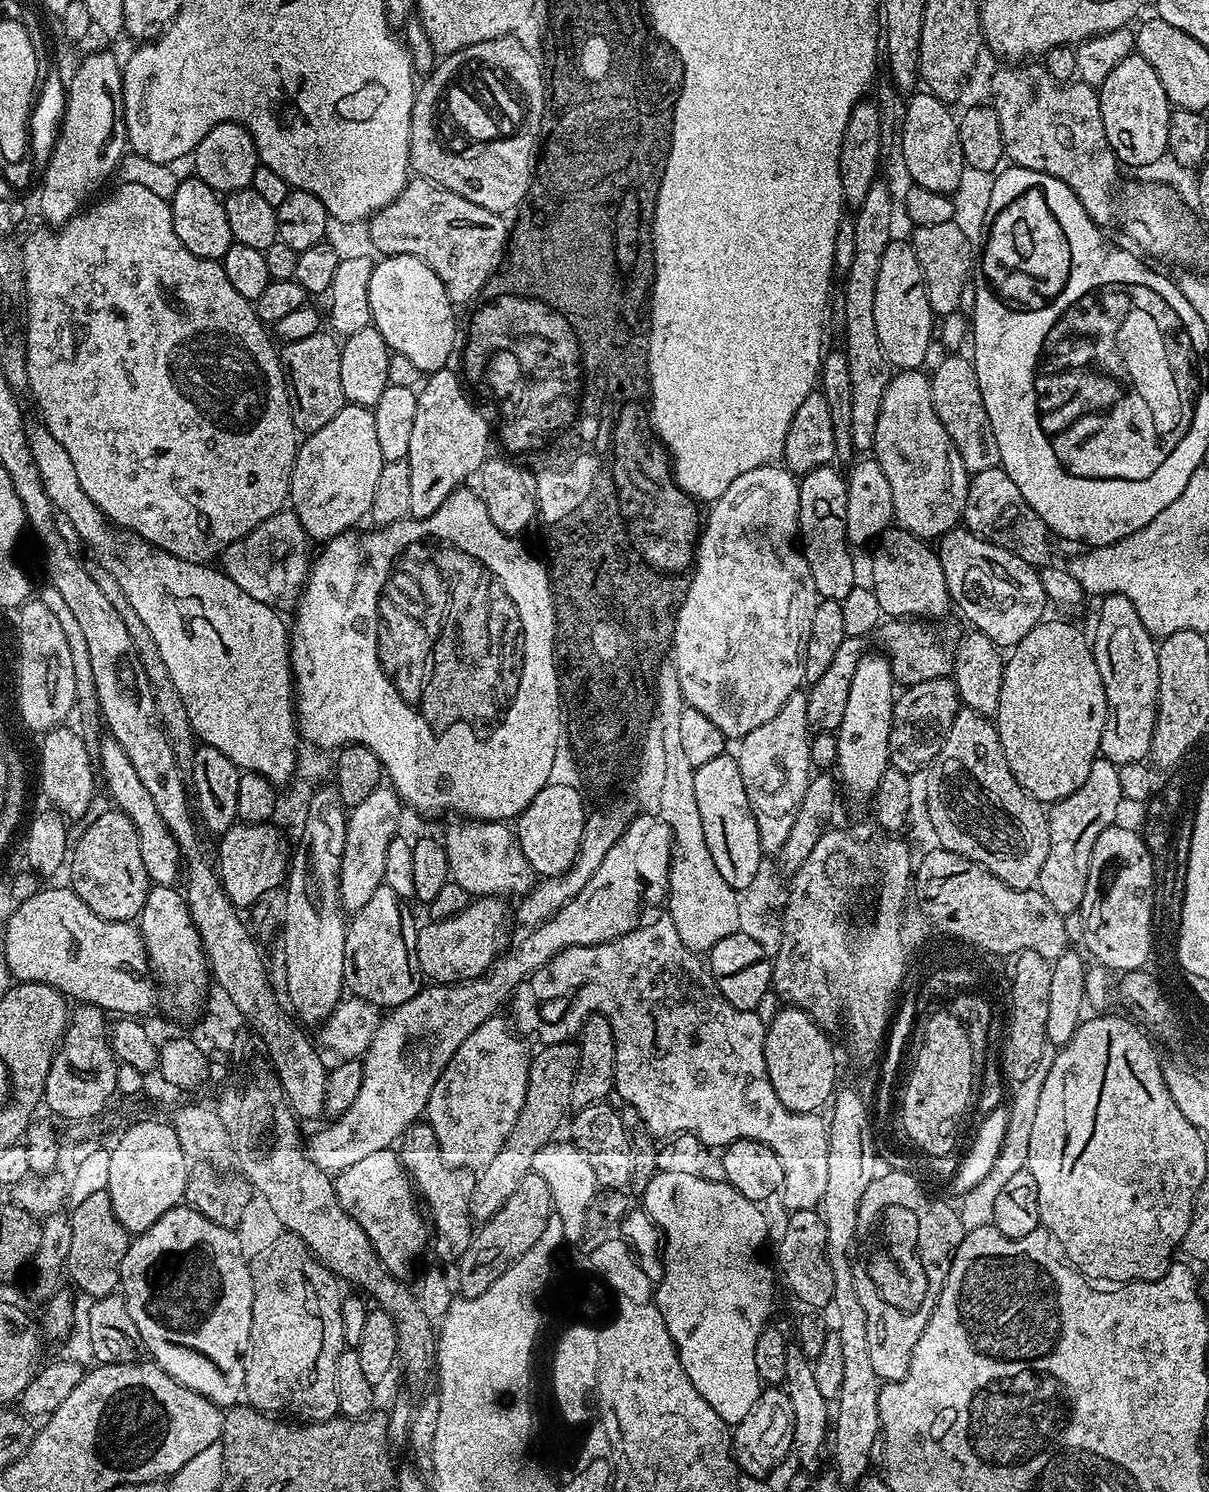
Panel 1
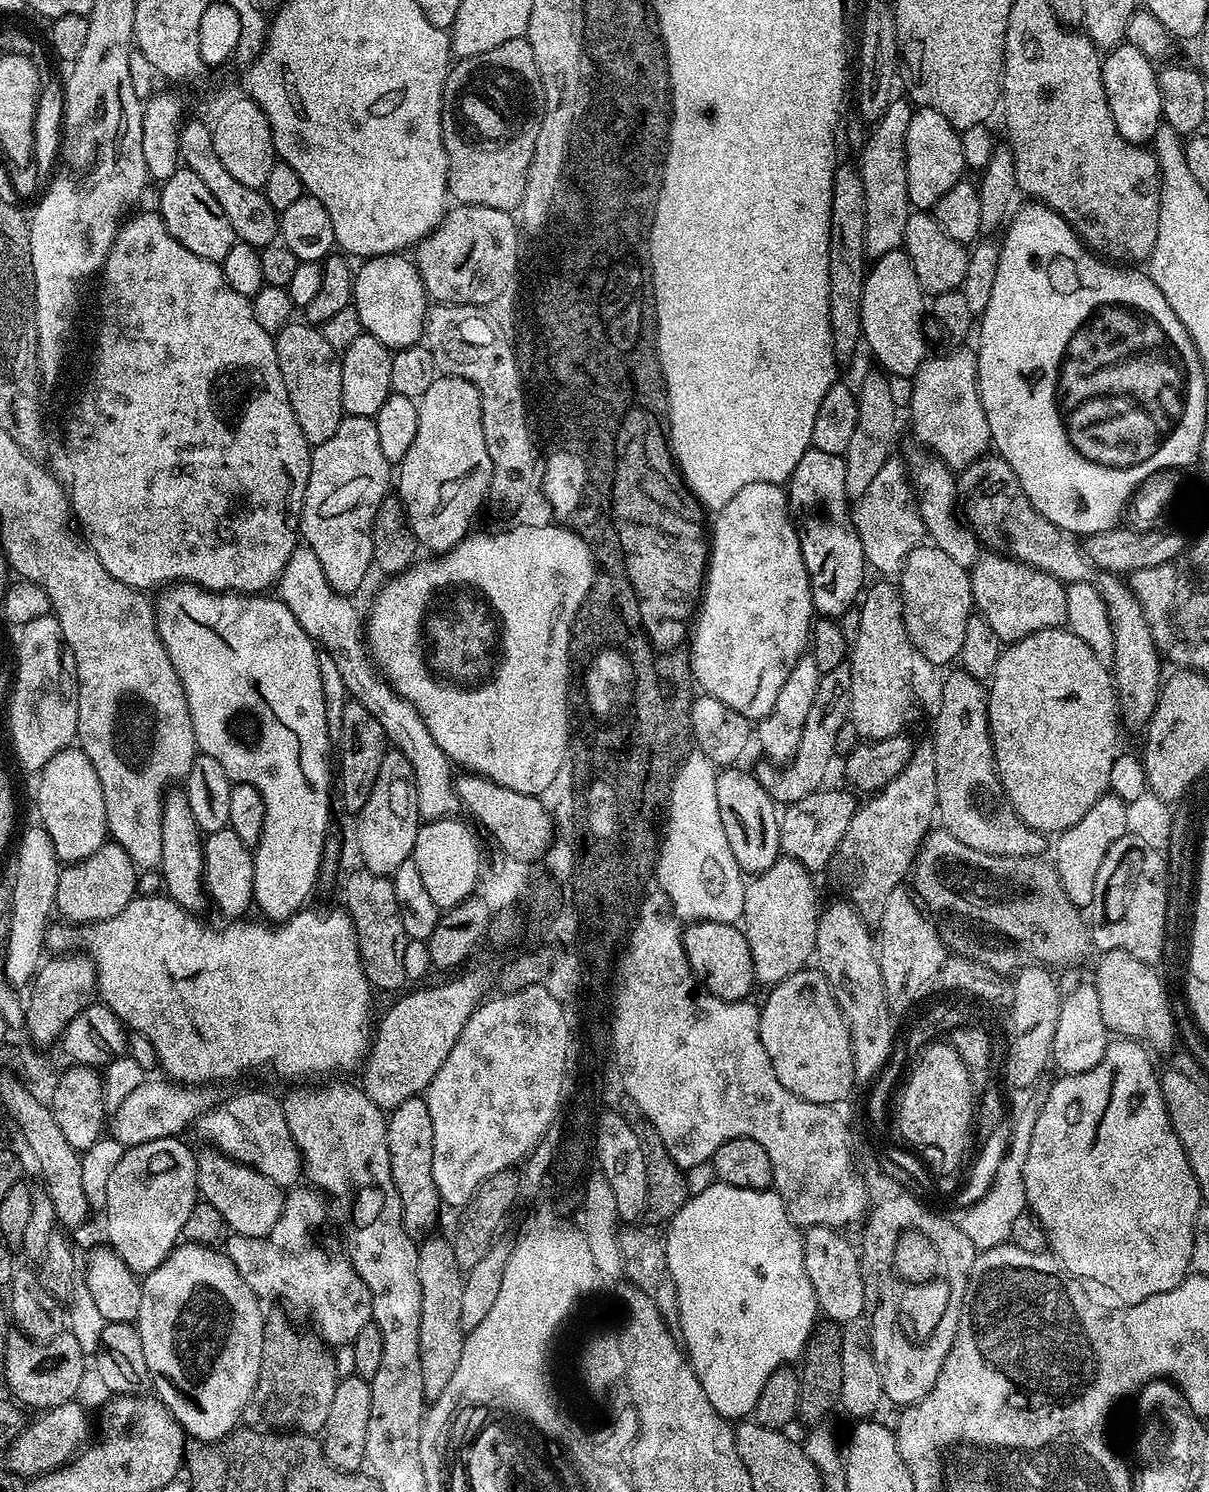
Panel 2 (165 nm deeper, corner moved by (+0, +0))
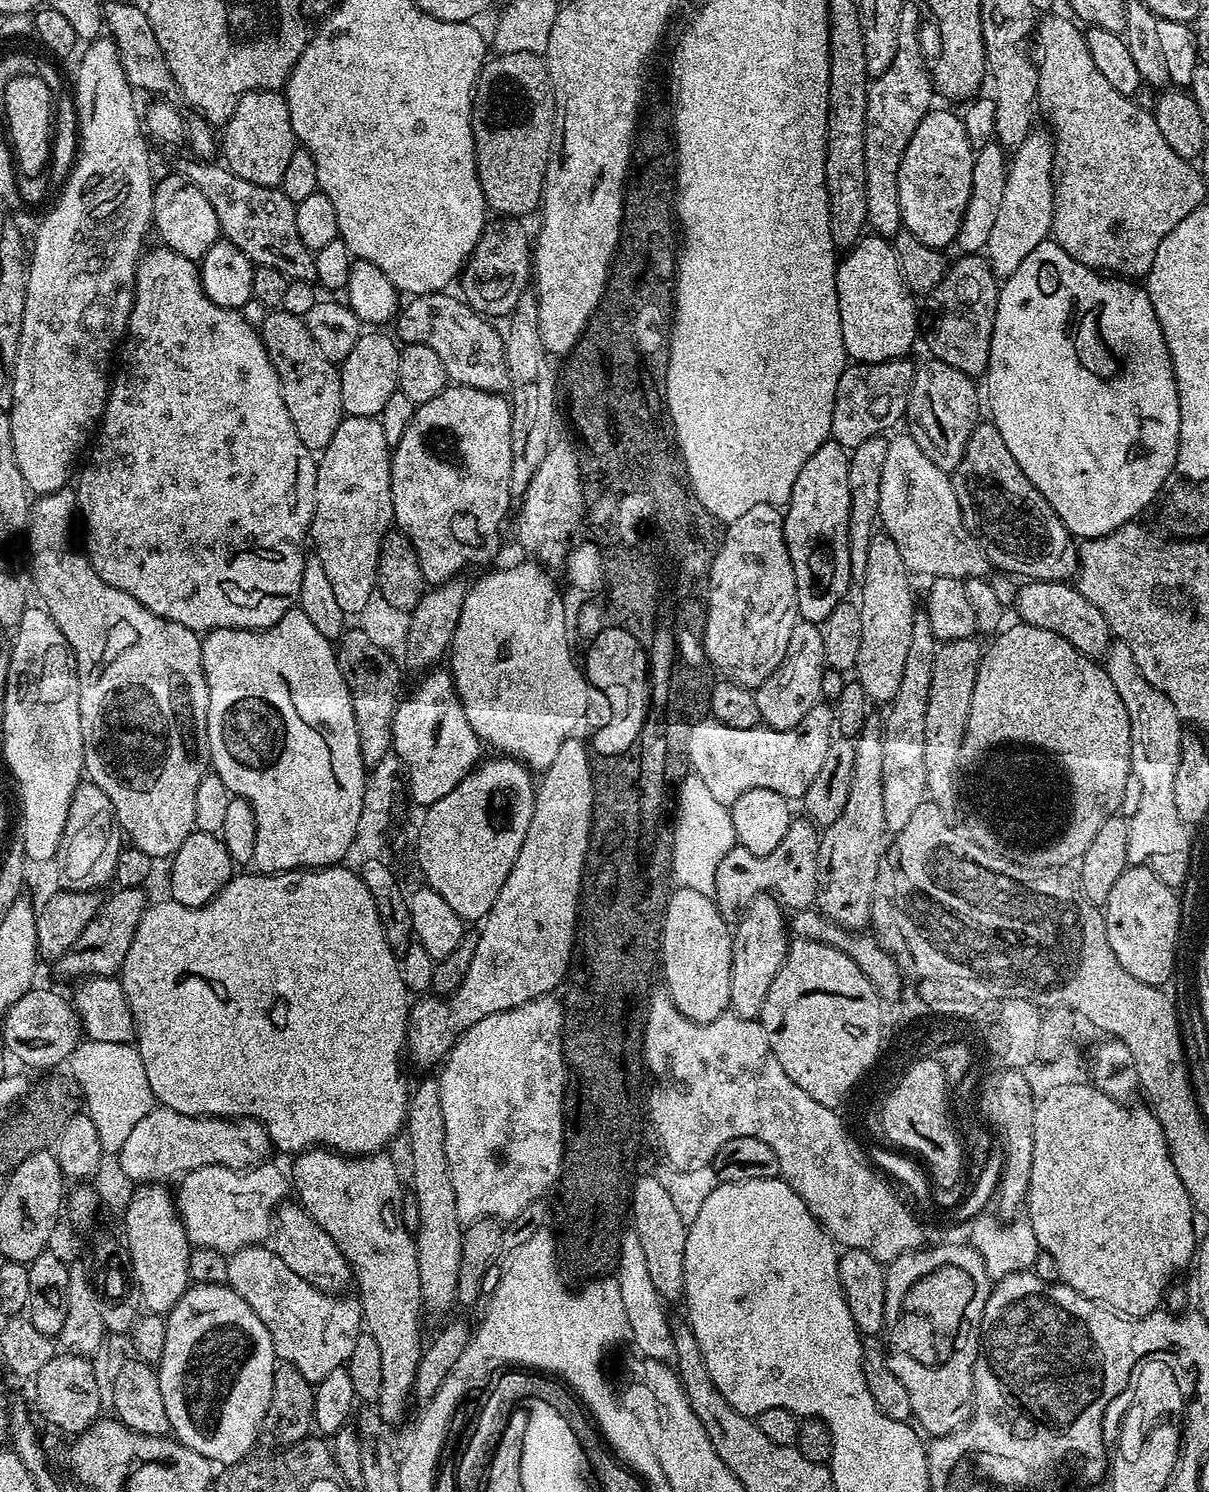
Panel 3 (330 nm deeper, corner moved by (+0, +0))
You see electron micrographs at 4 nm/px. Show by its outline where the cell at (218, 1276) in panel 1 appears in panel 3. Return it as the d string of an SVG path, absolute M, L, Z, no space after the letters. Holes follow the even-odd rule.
M193 1283L184 1291L182 1298L166 1313L164 1321L166 1326L166 1342L162 1345L162 1358L158 1365L156 1377L160 1383L162 1402L166 1402L166 1418L169 1429L174 1433L175 1439L180 1443L190 1446L190 1450L198 1450L206 1459L212 1461L216 1466L227 1466L238 1462L244 1456L249 1455L257 1447L256 1435L261 1435L266 1418L266 1410L270 1406L270 1394L274 1390L274 1370L278 1359L271 1341L270 1331L263 1325L263 1322L250 1308L246 1301L241 1298L227 1283L223 1284L198 1284Z

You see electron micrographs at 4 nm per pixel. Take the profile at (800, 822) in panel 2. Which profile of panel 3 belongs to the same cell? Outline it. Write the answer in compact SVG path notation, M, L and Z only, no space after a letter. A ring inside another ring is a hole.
M807 818L793 819L786 830L786 838L770 850L765 856L750 854L750 850L742 847L731 848L718 862L718 870L714 874L714 894L716 907L725 914L739 913L742 906L756 896L771 894L788 910L811 908L816 903L816 875L818 874L818 850L820 836L817 825Z

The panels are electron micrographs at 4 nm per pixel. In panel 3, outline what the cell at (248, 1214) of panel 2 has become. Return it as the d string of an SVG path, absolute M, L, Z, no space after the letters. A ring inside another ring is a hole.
M281 1203L274 1212L274 1249L282 1262L294 1274L324 1292L339 1293L347 1289L344 1287L347 1284L349 1287L353 1279L352 1267L346 1262L342 1250L334 1246L334 1238L330 1238L330 1234L326 1234L326 1230L322 1230L322 1226L318 1226L318 1222L314 1222L314 1218L310 1218L310 1214L299 1203L288 1203Z

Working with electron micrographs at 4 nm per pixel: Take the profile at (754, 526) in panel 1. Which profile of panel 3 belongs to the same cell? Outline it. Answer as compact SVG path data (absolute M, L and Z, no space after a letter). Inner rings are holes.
M755 504L750 506L750 510L746 510L746 514L742 514L742 518L738 518L737 522L726 528L722 539L719 541L720 549L715 549L712 557L712 570L708 574L708 581L712 584L712 613L706 618L706 628L702 637L704 645L704 654L709 665L712 664L716 668L721 668L721 673L726 674L727 679L741 684L744 688L755 690L762 682L766 682L766 678L770 676L778 666L778 662L782 662L782 658L786 654L786 642L790 642L790 630L794 630L798 613L796 610L796 583L794 582L794 566L790 562L790 554L786 550L784 543L784 518L781 509L775 504Z

